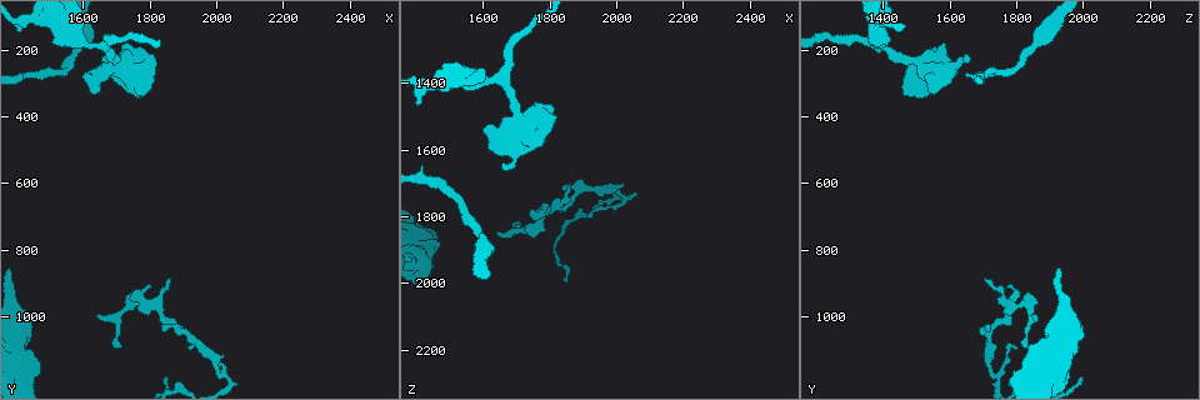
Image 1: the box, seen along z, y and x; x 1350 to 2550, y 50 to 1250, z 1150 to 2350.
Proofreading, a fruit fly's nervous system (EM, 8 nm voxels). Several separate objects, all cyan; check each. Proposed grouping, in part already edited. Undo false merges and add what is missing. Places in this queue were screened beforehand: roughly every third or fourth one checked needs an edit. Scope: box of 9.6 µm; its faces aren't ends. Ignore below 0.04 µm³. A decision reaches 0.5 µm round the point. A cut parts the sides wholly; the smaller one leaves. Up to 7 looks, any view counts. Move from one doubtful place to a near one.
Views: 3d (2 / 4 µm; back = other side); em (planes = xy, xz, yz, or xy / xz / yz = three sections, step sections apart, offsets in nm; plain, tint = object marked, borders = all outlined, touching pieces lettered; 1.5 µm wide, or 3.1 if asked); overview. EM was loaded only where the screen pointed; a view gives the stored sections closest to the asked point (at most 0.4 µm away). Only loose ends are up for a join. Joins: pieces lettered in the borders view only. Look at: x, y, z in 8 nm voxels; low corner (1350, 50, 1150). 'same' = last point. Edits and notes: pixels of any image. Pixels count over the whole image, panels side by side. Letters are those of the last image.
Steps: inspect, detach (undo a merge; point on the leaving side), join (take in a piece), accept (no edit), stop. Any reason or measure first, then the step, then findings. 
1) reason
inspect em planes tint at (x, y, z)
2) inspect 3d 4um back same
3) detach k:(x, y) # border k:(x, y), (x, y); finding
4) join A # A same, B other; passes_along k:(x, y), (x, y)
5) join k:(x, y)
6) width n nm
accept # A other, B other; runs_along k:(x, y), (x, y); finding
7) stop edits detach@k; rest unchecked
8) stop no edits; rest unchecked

thick turns thin
inspect em planes plain at (1580, 190, 1850)

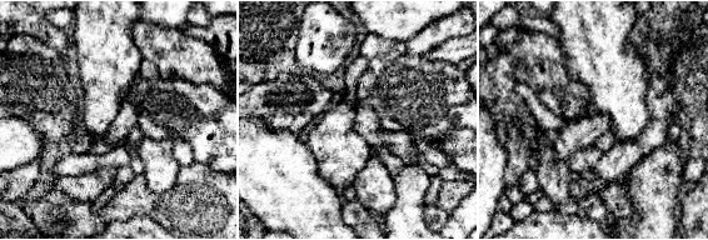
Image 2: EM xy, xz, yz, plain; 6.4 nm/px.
inspect em planes tint same

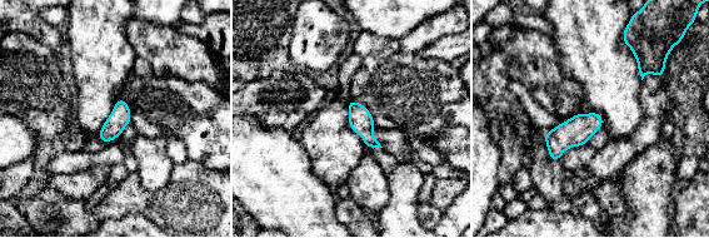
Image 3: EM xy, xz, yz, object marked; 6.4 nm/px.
inspect em planes borders same

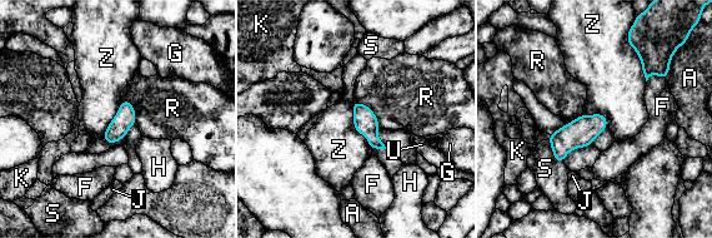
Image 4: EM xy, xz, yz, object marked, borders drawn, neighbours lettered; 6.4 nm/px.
longest_contact Z 340 nm
accept # A other, F other, G other, H other, J other, K other, R other, S other, U other, Z other; all the same cell

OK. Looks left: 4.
calibre changes
inspect em planes tint at (1670, 190, 1390)

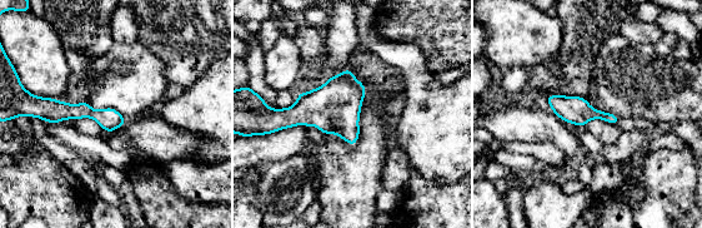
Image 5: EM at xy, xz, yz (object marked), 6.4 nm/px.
see the neighbours
inspect em planes borders same

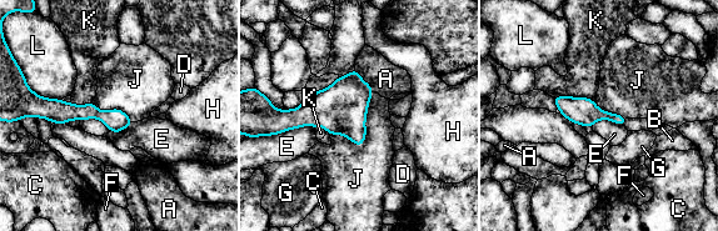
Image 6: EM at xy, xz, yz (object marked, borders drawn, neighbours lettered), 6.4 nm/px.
accept # A other, B other, C other, D other, E other, F other, G other, H other, J other, K other, L other; runs_along 6:(44, 109), (96, 113), (128, 121); all the same cell

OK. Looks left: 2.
stop no edits; rest unchecked

